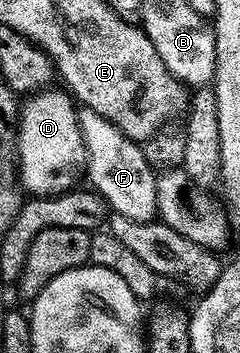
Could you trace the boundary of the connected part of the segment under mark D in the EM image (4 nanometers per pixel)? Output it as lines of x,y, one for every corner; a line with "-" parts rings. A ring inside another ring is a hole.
45,88
37,90
23,99
16,127
16,154
18,157
18,182
29,195
47,196
63,194
77,185
76,177
81,177
86,166
83,133
80,130
78,106
67,89

